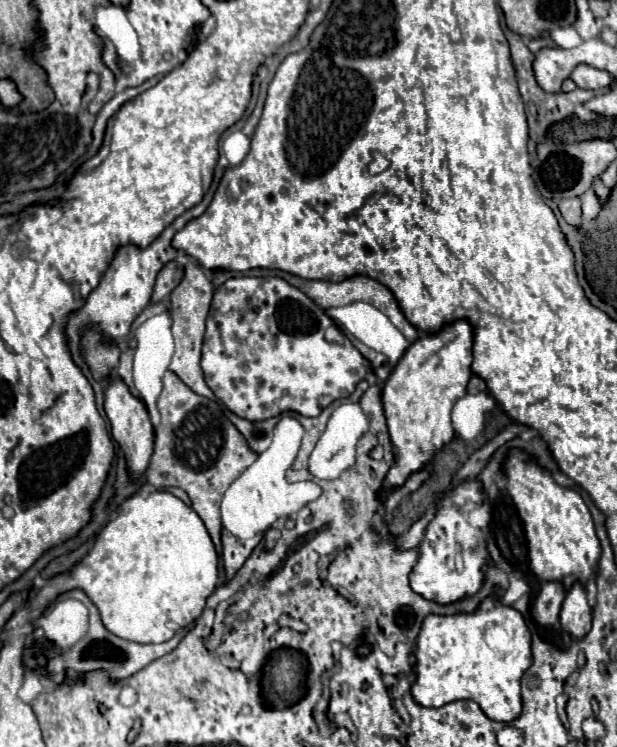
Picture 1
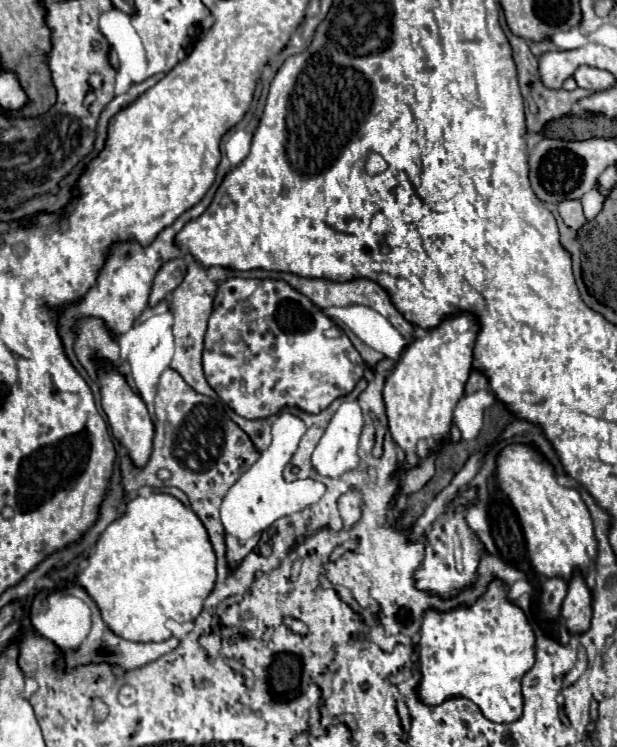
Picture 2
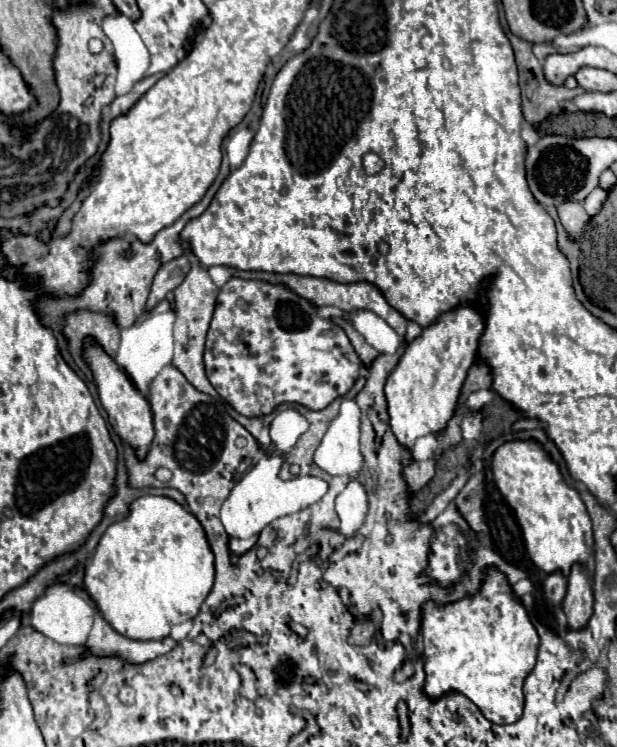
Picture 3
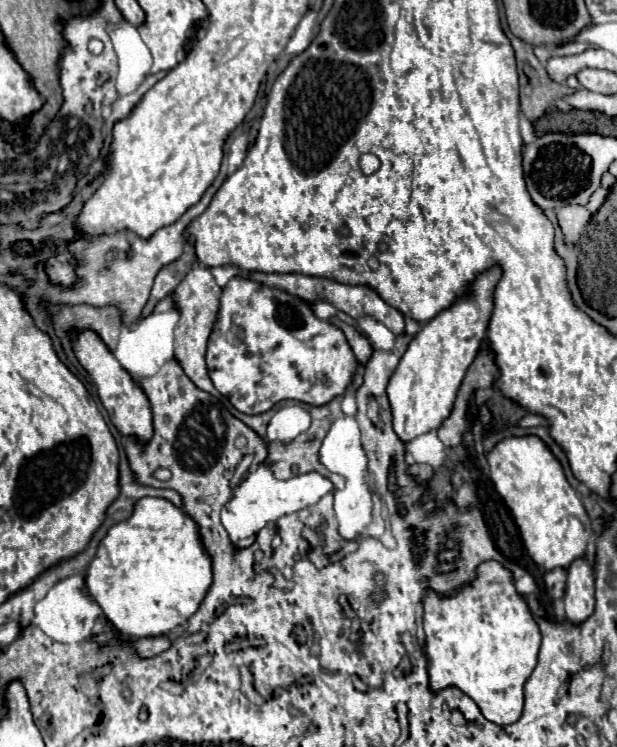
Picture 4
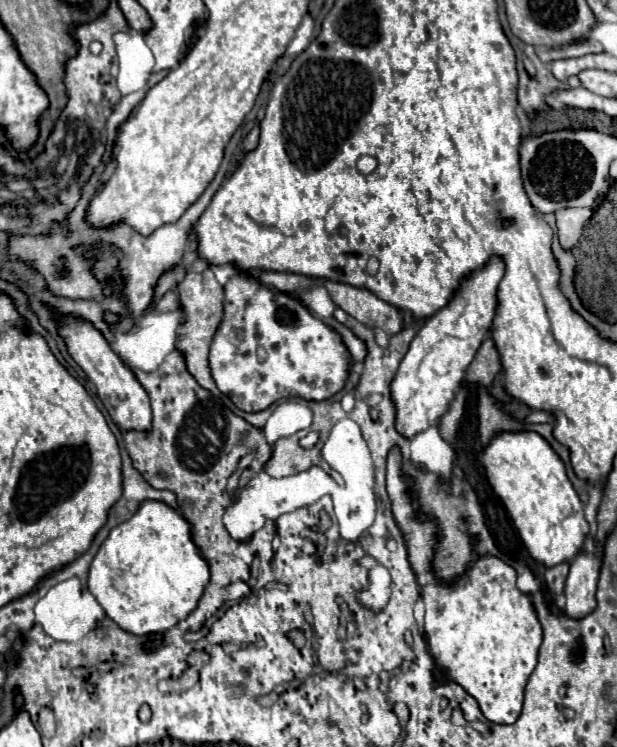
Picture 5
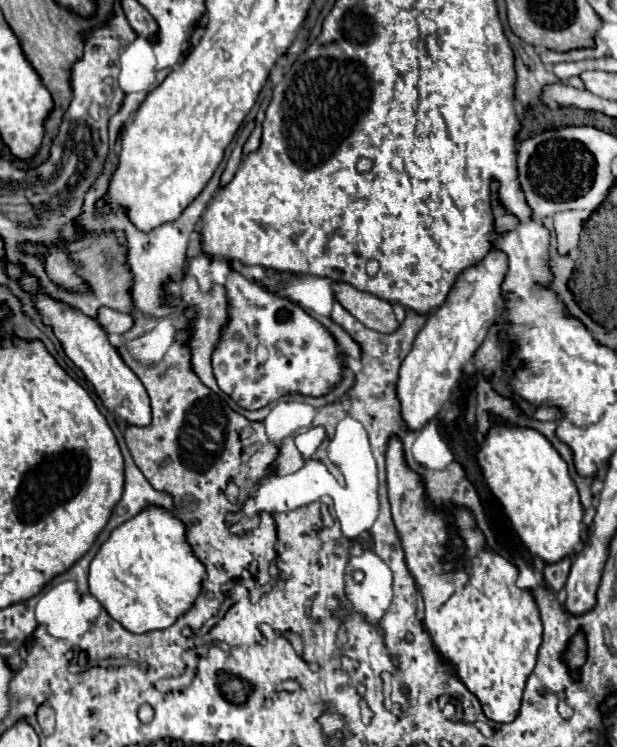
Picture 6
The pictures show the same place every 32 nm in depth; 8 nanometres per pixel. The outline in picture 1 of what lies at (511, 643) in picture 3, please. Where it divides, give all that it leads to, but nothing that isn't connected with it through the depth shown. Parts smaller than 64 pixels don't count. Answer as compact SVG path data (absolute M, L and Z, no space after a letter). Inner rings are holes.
M490 596L482 602L478 614L458 616L426 616L416 638L416 680L412 682L412 698L426 708L472 698L480 704L488 718L496 722L512 722L522 710L520 678L532 664L530 632L520 612L502 606Z

